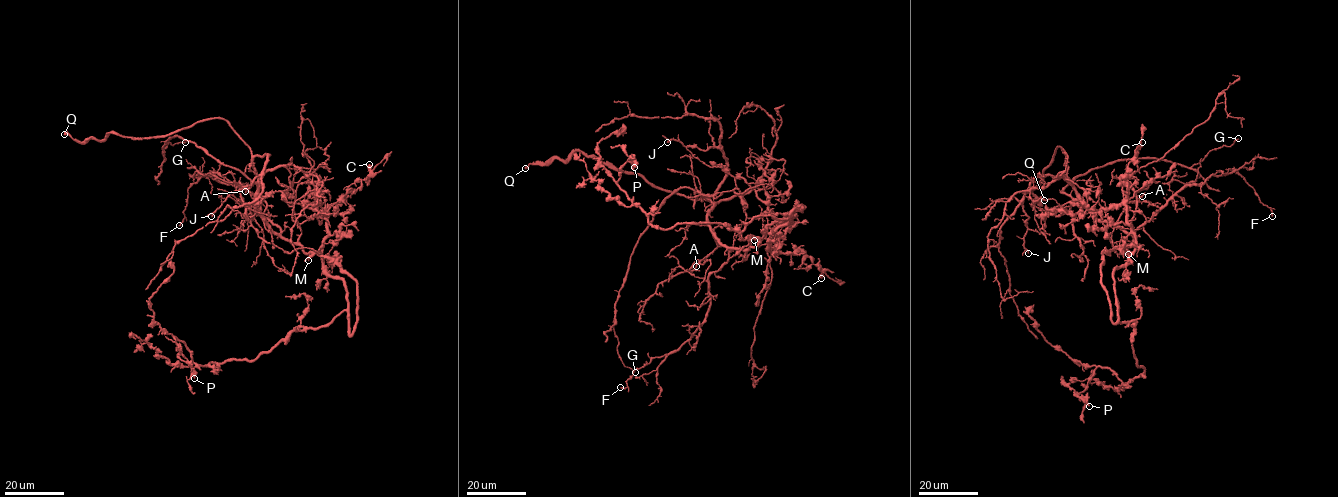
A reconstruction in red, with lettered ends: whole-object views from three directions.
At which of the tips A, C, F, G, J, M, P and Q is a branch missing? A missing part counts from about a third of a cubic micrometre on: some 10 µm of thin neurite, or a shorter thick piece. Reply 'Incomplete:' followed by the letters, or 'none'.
Incomplete: J, Q

